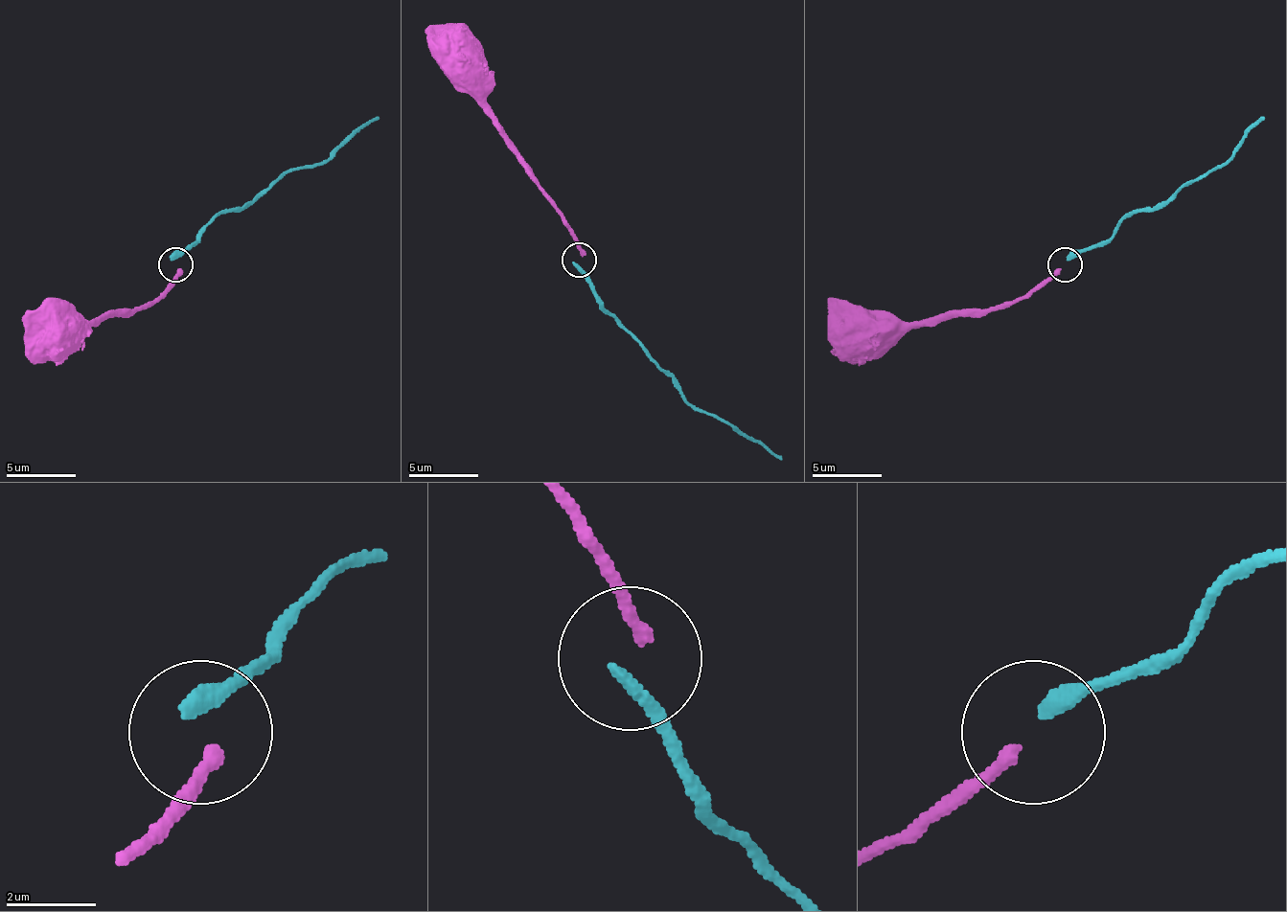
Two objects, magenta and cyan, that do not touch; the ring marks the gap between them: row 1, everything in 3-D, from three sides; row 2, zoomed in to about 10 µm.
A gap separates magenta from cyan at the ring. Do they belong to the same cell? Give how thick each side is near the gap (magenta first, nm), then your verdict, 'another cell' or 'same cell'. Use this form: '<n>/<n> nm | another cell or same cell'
280/340 nm | another cell

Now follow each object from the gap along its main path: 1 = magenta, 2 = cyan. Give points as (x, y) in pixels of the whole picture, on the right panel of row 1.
1: (1062, 268), (1010, 303), (948, 309), (927, 320), (892, 323), (882, 333), (858, 337)
2: (1068, 261), (1100, 247), (1135, 213), (1159, 209), (1183, 185), (1204, 178), (1225, 160), (1263, 115)

